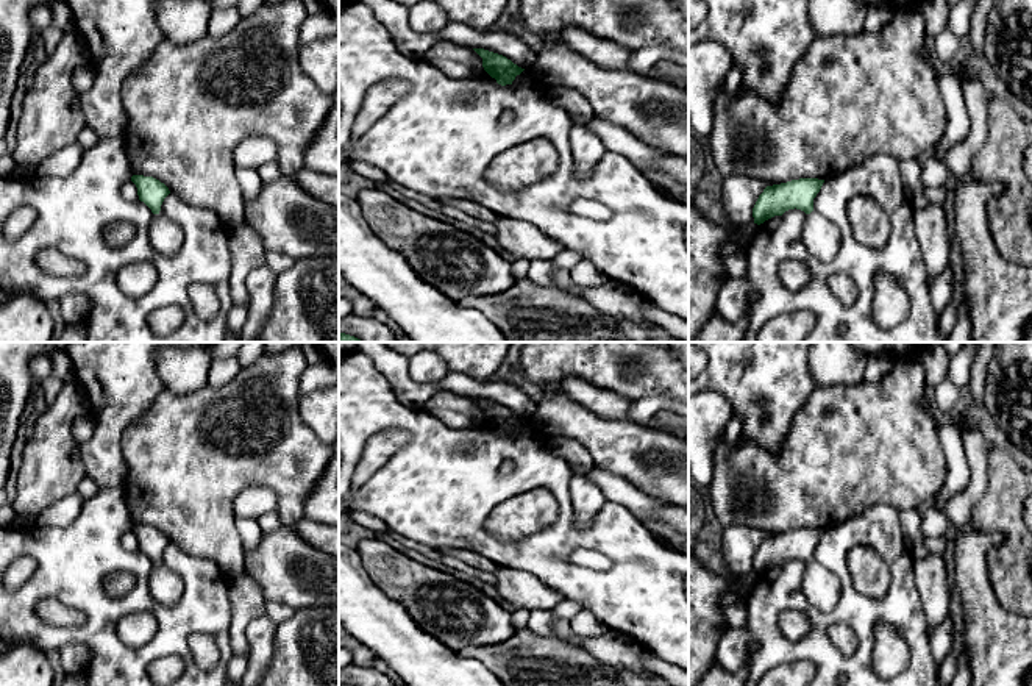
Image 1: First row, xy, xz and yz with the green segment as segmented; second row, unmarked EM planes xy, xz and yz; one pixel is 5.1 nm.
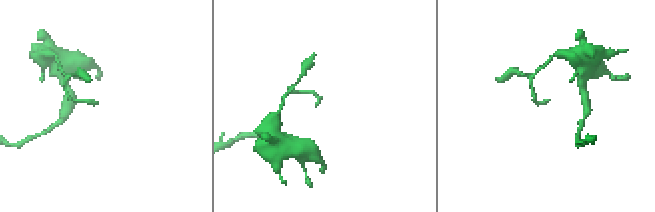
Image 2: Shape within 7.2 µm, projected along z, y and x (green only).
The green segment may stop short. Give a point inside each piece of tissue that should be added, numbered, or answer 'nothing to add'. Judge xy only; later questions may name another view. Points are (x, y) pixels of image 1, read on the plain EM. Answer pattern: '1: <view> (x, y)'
1: xy (166, 586)

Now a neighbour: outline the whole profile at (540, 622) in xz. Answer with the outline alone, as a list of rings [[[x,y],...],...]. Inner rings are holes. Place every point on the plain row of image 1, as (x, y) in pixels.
[[[532,609],[529,611],[528,627],[531,631],[540,636],[554,636],[560,638],[553,630],[553,613],[543,609]]]

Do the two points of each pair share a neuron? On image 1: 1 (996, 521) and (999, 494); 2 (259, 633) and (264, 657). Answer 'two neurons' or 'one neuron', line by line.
1: one neuron
2: one neuron

